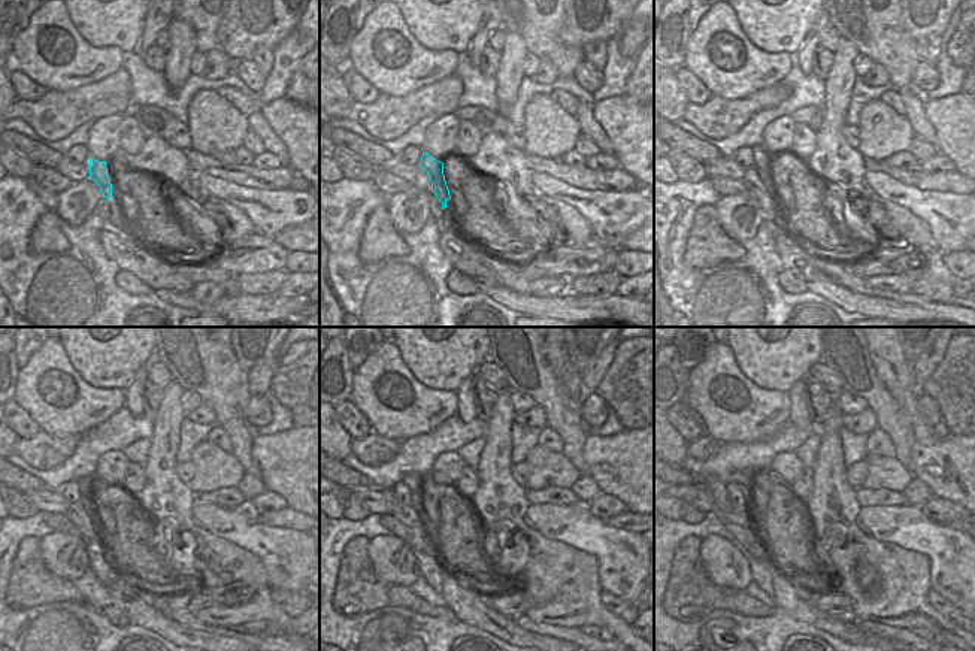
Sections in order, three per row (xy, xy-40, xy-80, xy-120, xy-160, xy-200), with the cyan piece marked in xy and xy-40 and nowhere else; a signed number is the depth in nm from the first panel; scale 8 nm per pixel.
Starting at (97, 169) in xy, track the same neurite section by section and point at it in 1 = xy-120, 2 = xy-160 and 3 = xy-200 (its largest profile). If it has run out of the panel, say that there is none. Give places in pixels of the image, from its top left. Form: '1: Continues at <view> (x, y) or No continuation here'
1: Continues at xy-120 (91, 494)
2: Continues at xy-160 (414, 483)
3: Continues at xy-200 (748, 483)

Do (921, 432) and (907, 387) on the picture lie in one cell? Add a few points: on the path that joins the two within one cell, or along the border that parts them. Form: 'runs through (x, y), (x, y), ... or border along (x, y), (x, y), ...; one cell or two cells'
runs through (916, 421), (907, 397); one cell

